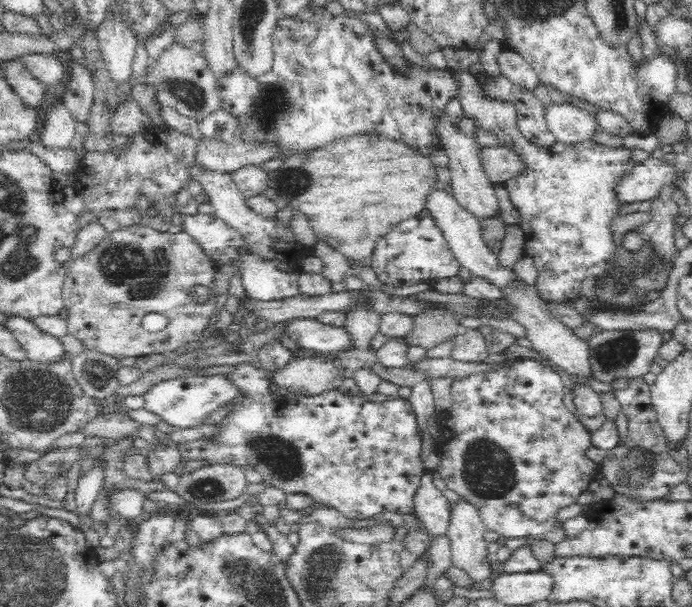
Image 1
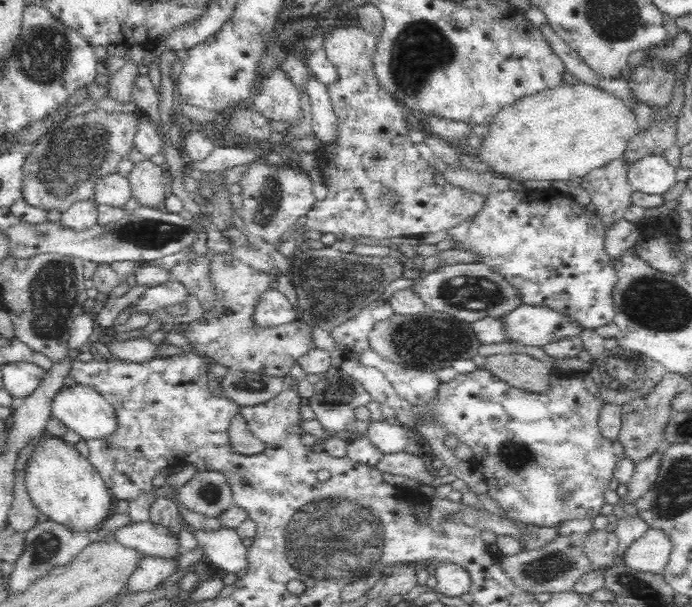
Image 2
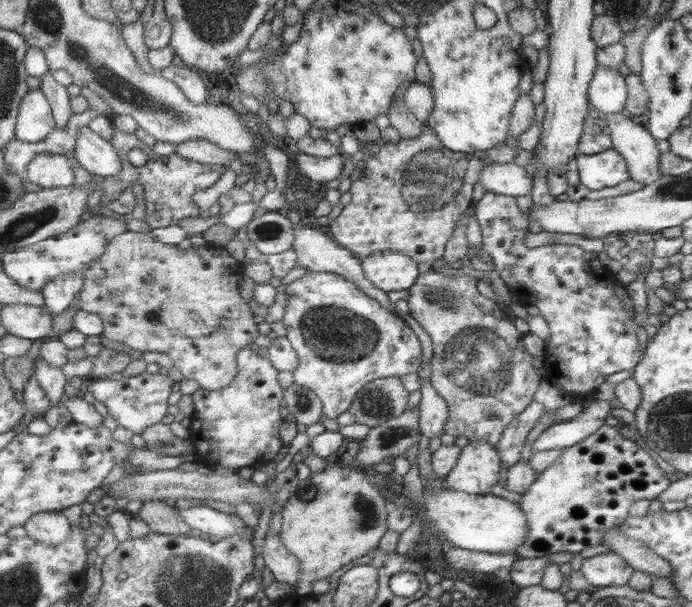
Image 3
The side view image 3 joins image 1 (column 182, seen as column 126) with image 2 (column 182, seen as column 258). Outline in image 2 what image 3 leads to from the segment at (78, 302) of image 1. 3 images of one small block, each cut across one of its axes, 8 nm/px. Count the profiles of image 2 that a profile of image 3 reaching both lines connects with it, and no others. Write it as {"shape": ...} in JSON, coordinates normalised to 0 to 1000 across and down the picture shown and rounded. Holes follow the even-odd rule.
{"shape":[[[327,414],[309,418],[301,455],[311,488],[309,501],[295,509],[289,527],[266,530],[257,544],[277,577],[303,588],[319,608],[327,605],[409,621],[419,616],[419,606],[435,586],[457,573],[451,540],[434,527],[396,540],[383,540],[367,529],[367,511],[379,483],[397,470],[397,455],[390,448],[367,445]],[[327,507],[334,511],[331,519],[324,516]]]}

